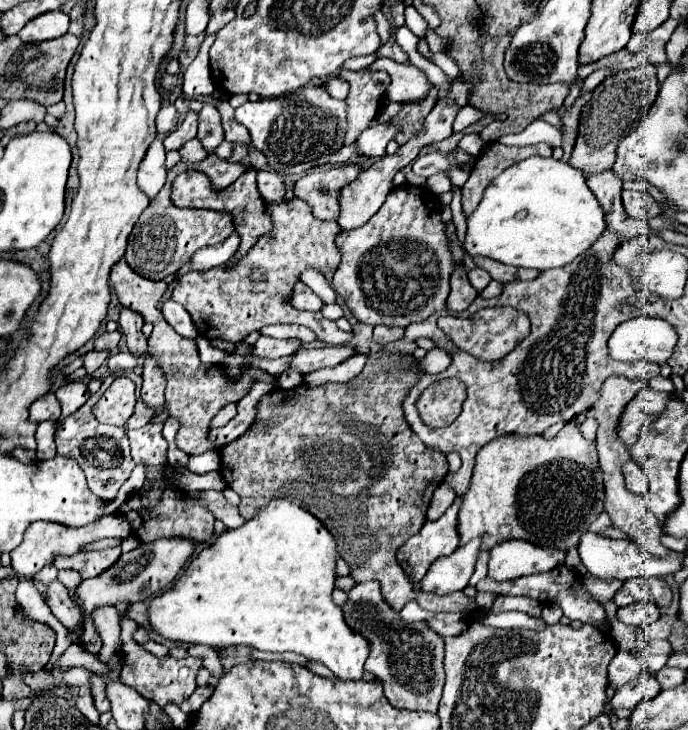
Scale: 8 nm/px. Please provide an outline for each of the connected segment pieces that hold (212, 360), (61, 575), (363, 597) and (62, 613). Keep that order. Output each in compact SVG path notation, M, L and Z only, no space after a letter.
M198 336L195 341L198 347L200 360L202 363L206 363L206 365L218 364L228 355L222 350L212 347L206 337Z
M62 569L62 571L58 571L58 579L60 579L68 589L74 589L74 585L80 583L80 573L78 573L78 571L72 571L72 569Z
M368 581L368 583L358 583L350 593L348 593L348 603L344 607L344 617L348 619L348 625L354 631L360 631L372 639L372 653L366 661L366 671L370 671L376 679L384 683L384 693L388 701L394 707L400 709L412 709L412 711L438 711L438 703L442 697L442 687L444 687L444 669L442 669L442 659L444 659L444 639L434 633L424 621L418 623L404 623L398 619L398 613L388 607L388 603L380 595L380 583Z
M56 579L48 585L48 607L52 609L54 617L74 635L74 643L84 649L82 645L82 611L76 607L68 595L68 589Z

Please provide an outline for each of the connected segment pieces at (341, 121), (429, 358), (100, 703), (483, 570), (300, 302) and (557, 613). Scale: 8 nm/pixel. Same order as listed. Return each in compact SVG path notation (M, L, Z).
M302 87L284 97L268 97L240 105L236 109L236 121L250 131L254 147L266 155L274 171L302 175L316 165L326 165L344 147L348 105L346 101L330 97L322 87Z
M436 347L436 349L426 353L426 357L422 361L422 367L424 367L426 373L442 373L442 371L446 371L450 367L450 363L452 363L450 353Z
M94 675L92 677L92 697L94 697L94 705L98 709L98 713L106 713L110 711L110 703L106 699L106 691L104 691L104 677L102 675Z
M489 550L482 551L480 559L477 559L475 571L472 577L470 578L470 585L476 585L480 580L487 576L489 558L490 551Z
M301 281L294 286L291 303L296 309L312 312L319 312L324 305L320 297Z
M546 603L544 607L542 607L542 619L546 621L546 623L558 623L560 621L560 617L562 617L562 609L558 607L558 605L550 605L550 603Z

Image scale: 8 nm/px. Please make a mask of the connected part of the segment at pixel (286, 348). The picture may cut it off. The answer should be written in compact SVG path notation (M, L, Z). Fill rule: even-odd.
M260 335L260 339L254 343L254 355L266 359L278 359L290 355L292 351L298 351L300 347L302 347L300 339L274 339L268 335Z

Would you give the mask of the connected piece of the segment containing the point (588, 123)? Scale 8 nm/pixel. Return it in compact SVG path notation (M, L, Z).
M650 61L636 69L606 77L592 91L592 99L582 107L576 145L568 163L576 169L582 169L584 173L600 173L604 169L610 169L616 161L616 149L620 141L640 125L640 119L644 119L644 115L648 115L656 95L656 67Z

